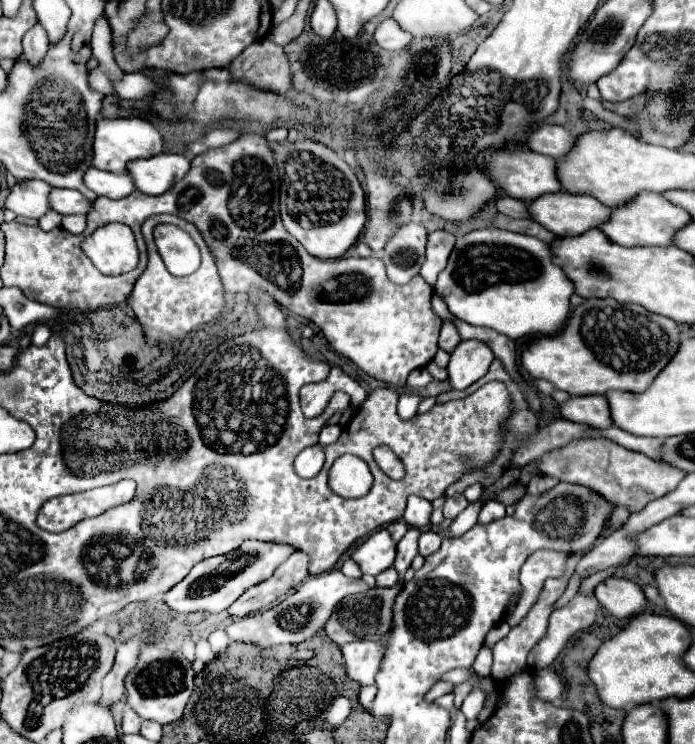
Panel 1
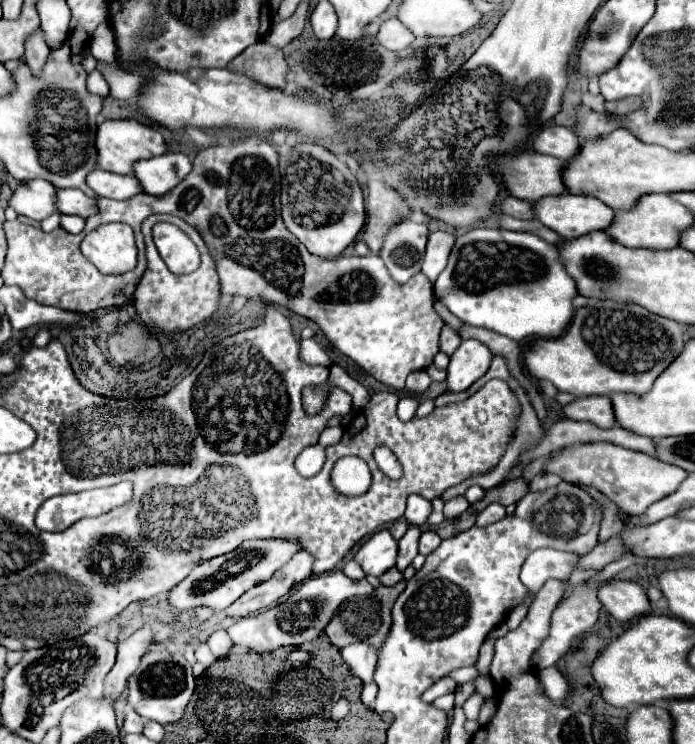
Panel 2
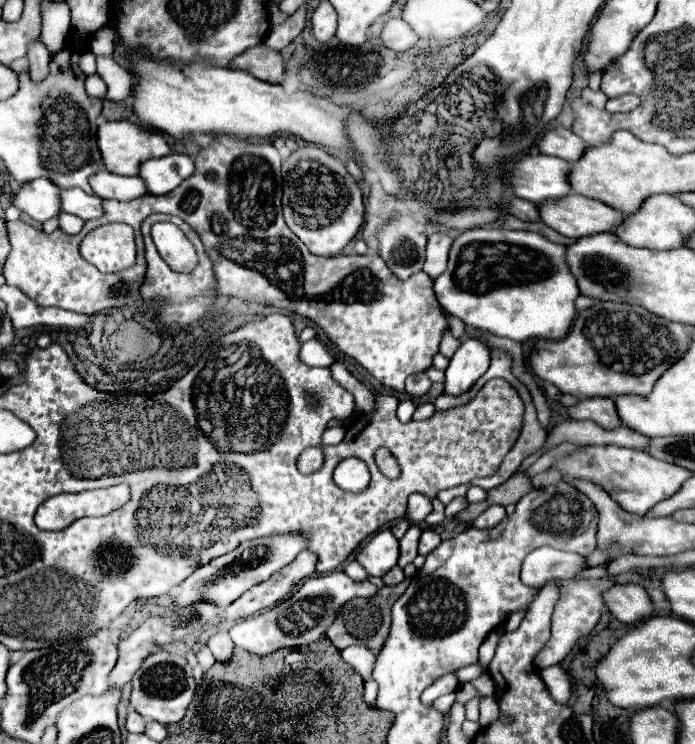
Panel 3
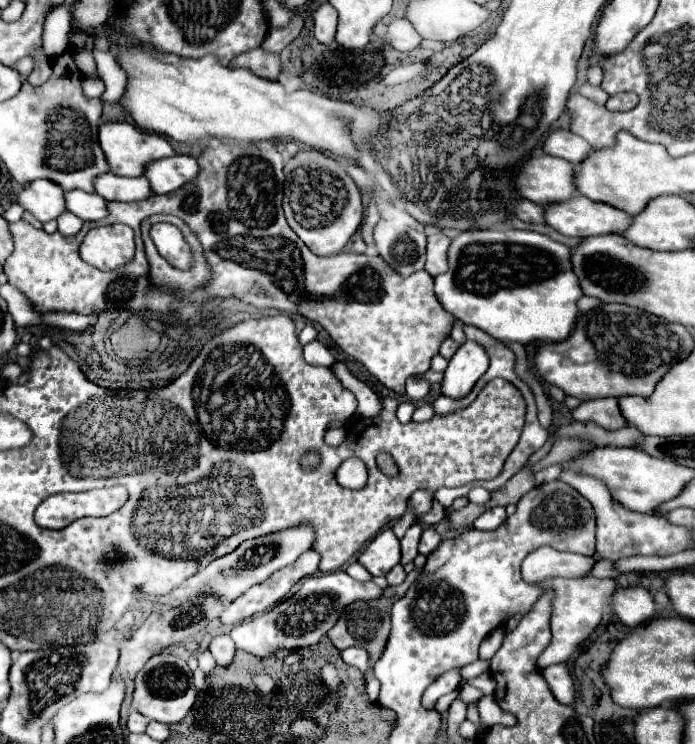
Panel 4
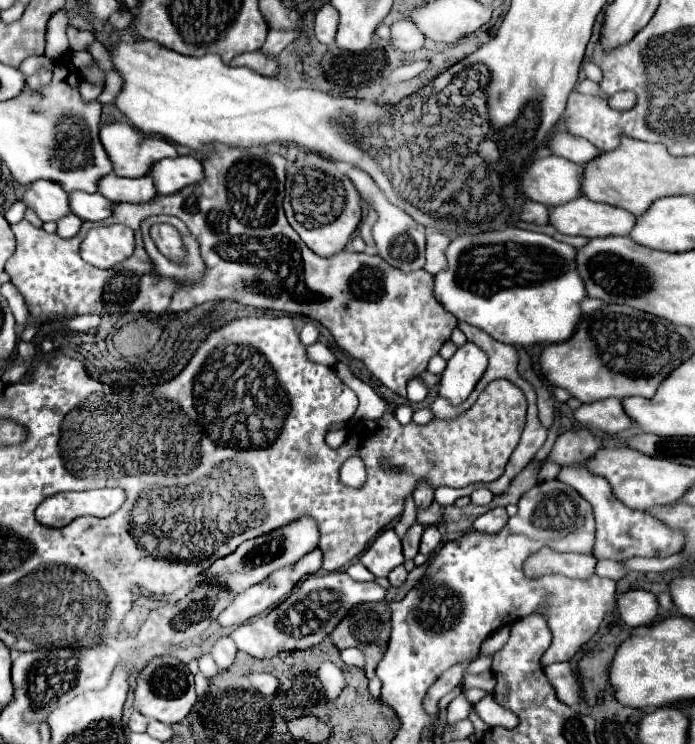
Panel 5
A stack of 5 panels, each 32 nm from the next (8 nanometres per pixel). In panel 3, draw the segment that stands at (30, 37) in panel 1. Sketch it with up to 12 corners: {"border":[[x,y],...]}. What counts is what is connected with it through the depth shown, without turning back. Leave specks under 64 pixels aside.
{"border":[[42,38],[28,48],[30,76],[42,80],[48,74],[50,52]]}

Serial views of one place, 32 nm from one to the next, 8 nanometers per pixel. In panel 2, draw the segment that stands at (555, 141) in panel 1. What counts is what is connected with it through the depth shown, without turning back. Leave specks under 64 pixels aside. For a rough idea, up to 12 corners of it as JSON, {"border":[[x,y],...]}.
{"border":[[544,126],[532,148],[570,160],[580,138],[564,126]]}

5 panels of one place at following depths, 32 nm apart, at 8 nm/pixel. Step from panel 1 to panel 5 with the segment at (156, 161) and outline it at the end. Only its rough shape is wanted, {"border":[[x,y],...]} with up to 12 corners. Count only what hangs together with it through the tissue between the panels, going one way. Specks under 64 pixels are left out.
{"border":[[194,156],[164,158],[148,176],[158,194],[174,194],[202,180]]}

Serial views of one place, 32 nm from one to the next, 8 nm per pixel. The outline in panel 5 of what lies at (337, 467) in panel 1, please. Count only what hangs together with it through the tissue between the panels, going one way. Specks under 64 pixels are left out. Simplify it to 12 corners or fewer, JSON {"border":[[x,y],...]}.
{"border":[[358,456],[340,468],[340,482],[350,488],[364,486],[366,466]]}

